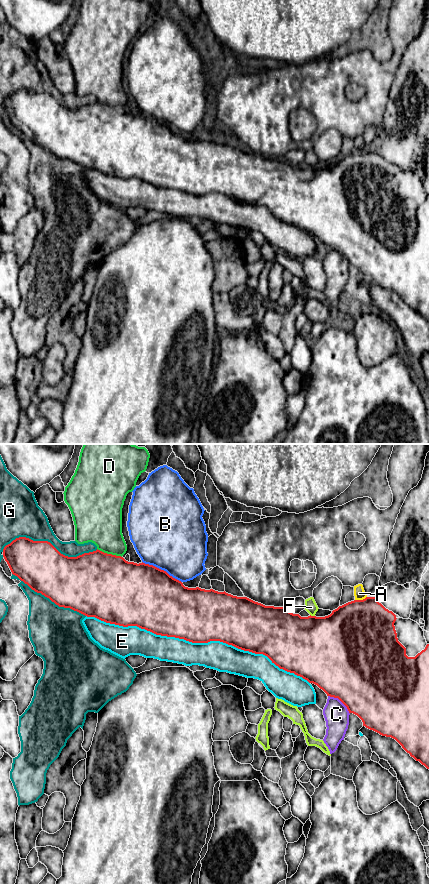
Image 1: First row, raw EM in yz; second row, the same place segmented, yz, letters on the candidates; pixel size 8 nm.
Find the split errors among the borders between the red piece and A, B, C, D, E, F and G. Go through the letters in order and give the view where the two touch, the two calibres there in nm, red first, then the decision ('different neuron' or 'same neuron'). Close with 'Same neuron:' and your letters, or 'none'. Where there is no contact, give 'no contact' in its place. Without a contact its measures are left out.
A: meets red in yz; 500 nm thick on the red side, 90 nm on the other; different neuron
B: meets red in yz; 500 nm thick on the red side, 500 nm on the other; different neuron
C: meets red in yz; 500 nm thick on the red side, 200 nm on the other; different neuron
D: meets red in yz; 500 nm thick on the red side, 320 nm on the other; different neuron
E: meets red in yz; 440 nm thick on the red side, 220 nm on the other; same neuron
F: meets red in yz; 500 nm thick on the red side, 100 nm on the other; different neuron
G: meets red in yz; 380 nm thick on the red side, 280 nm on the other; different neuron
Same neuron: E

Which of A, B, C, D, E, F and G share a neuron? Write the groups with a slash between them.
A / B / C / D / E / F / G

